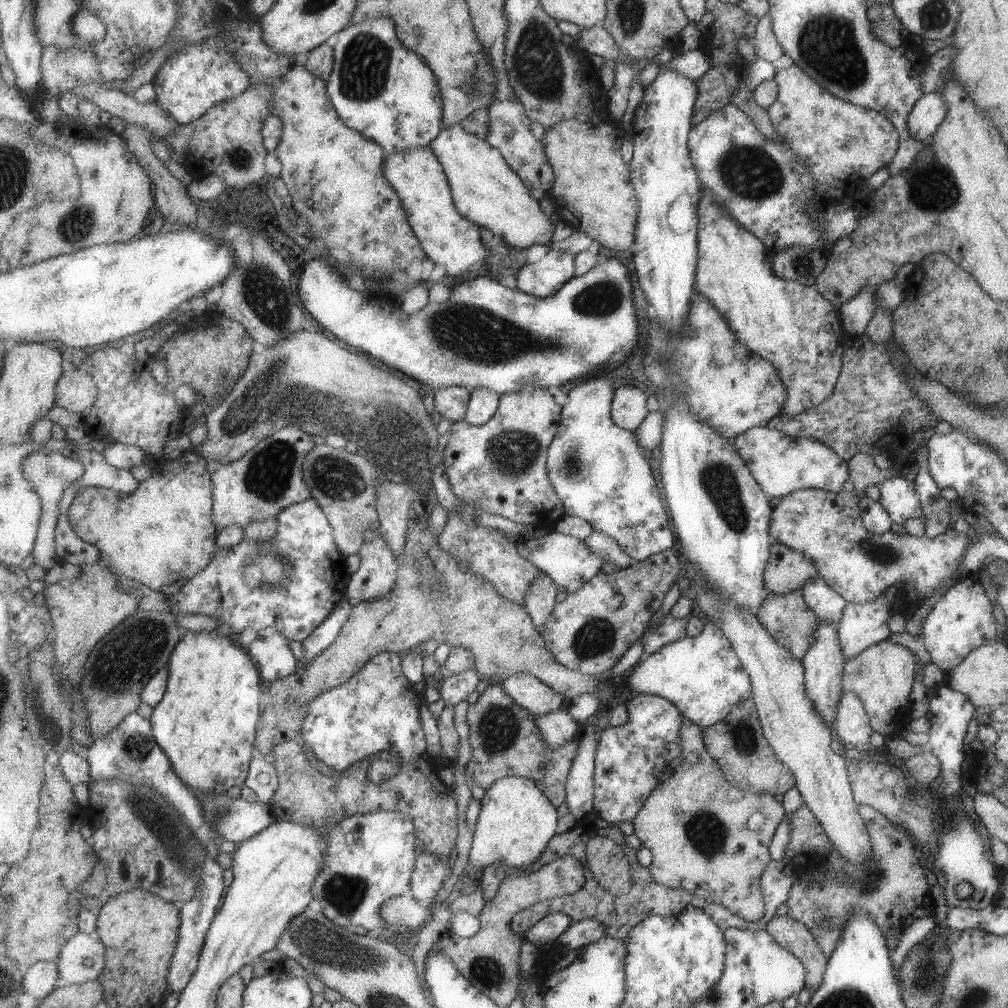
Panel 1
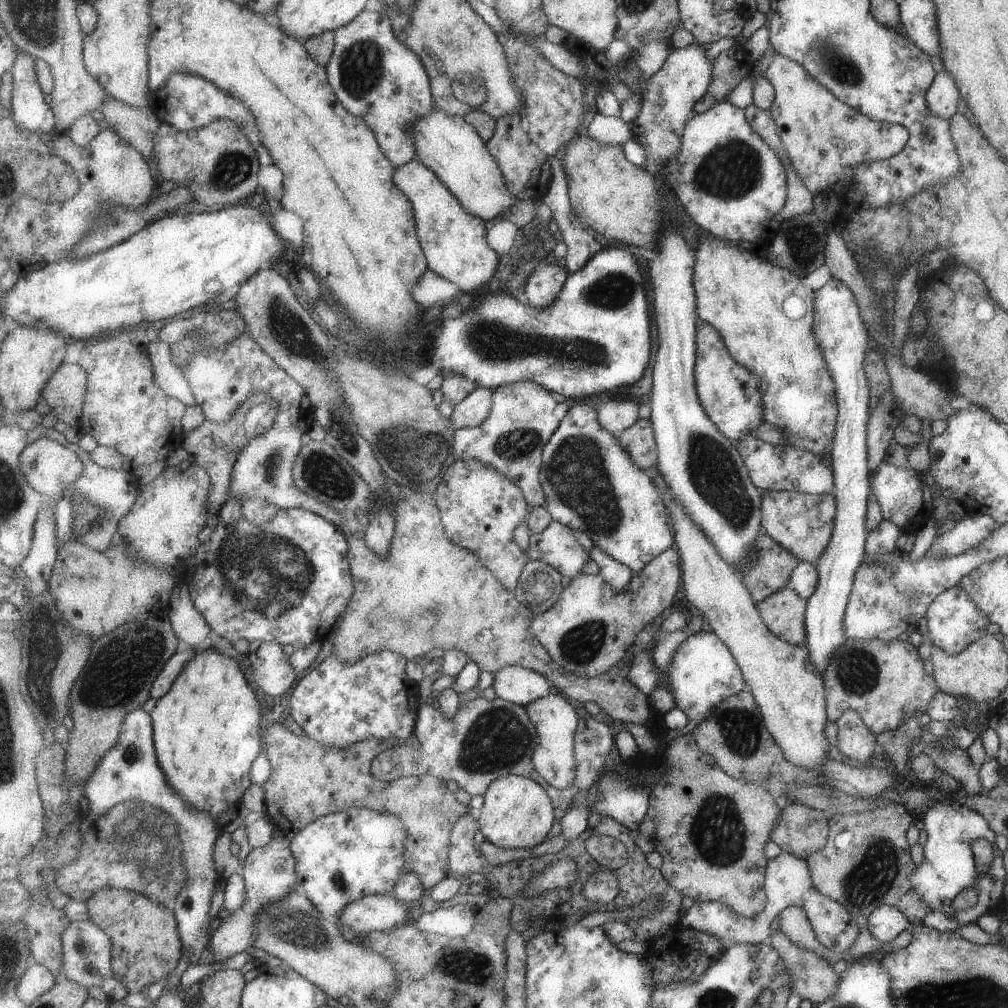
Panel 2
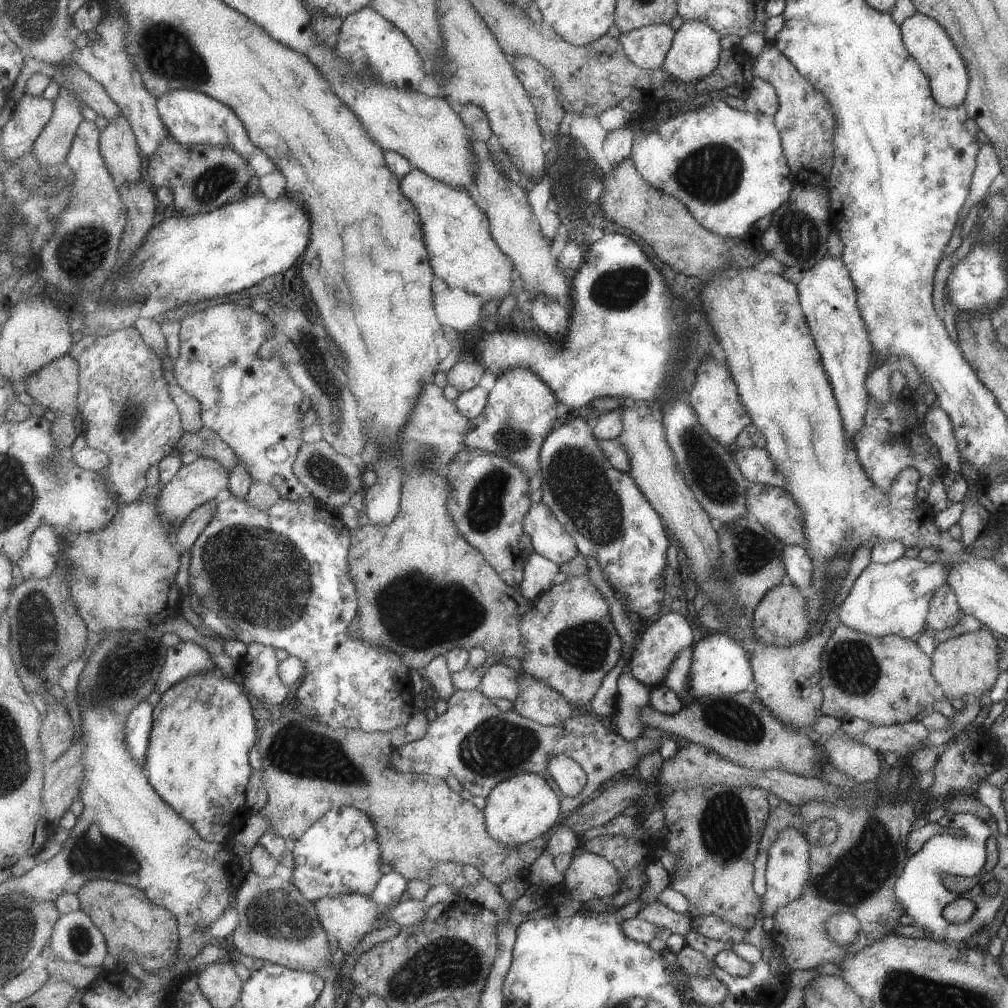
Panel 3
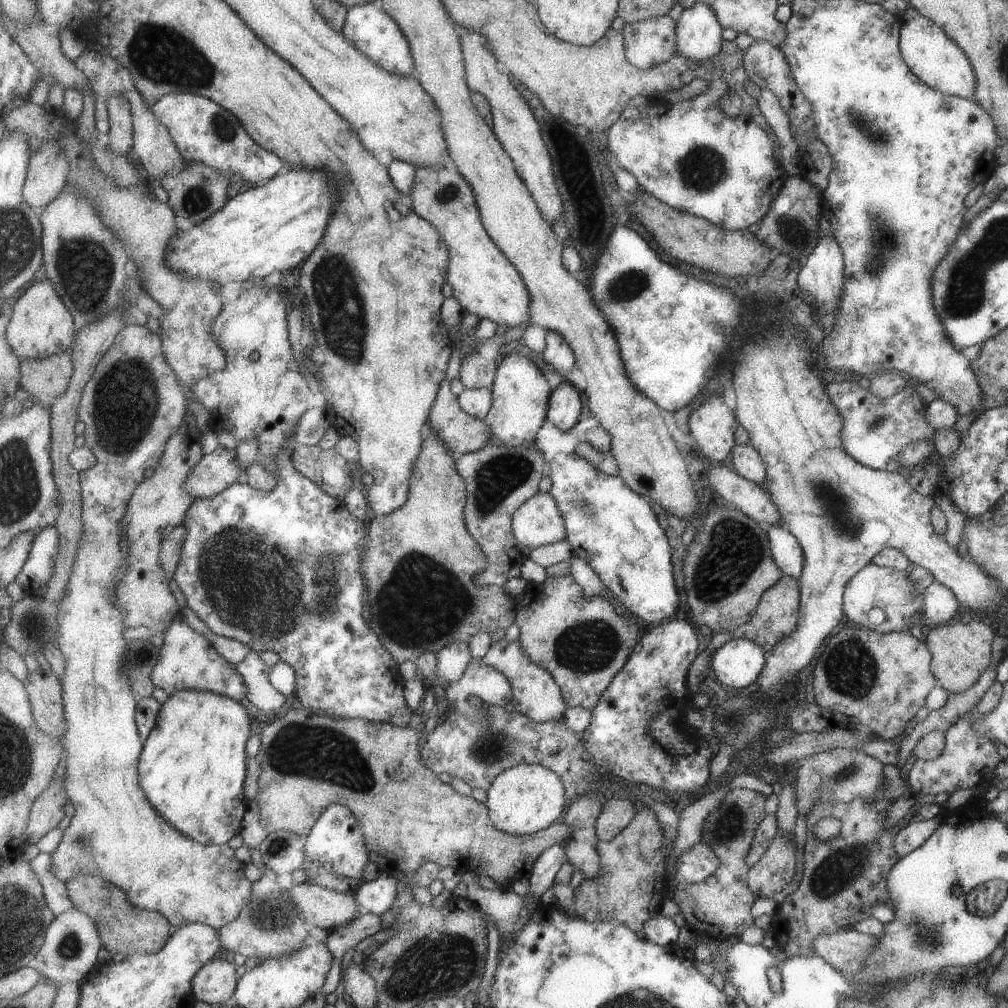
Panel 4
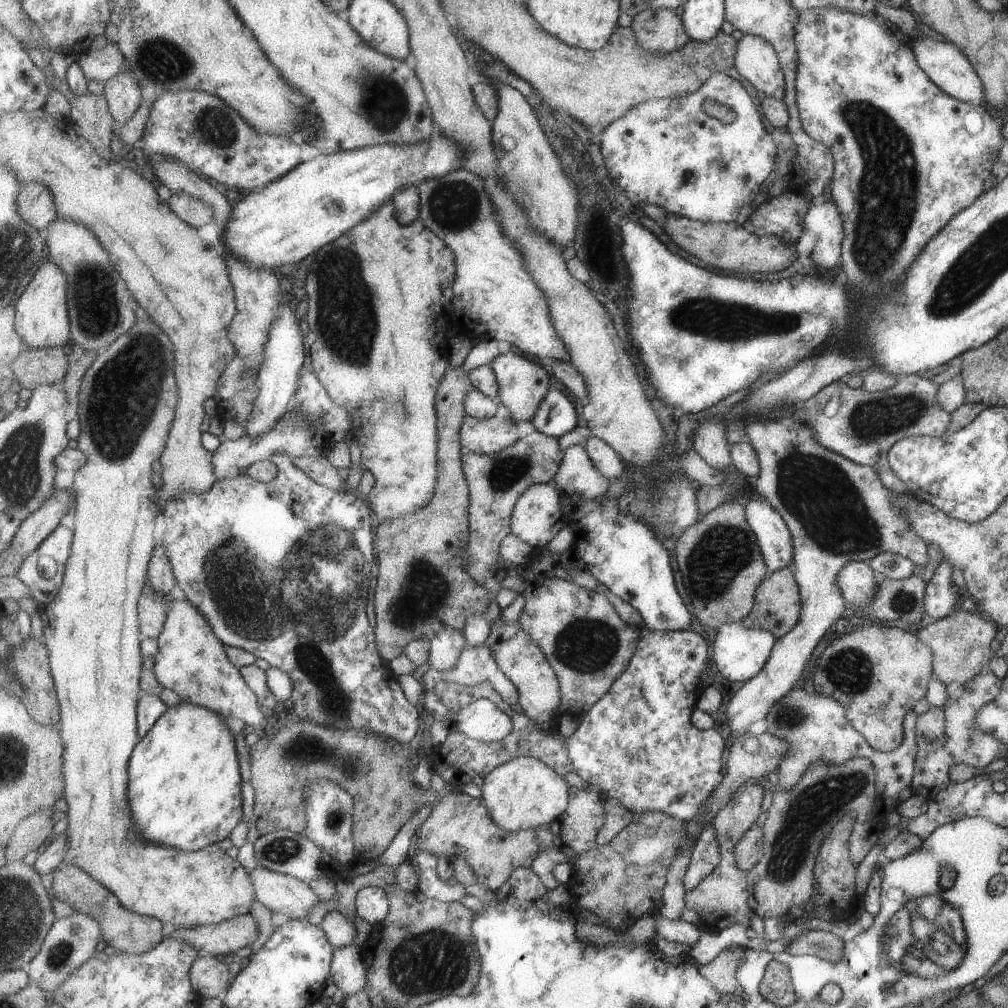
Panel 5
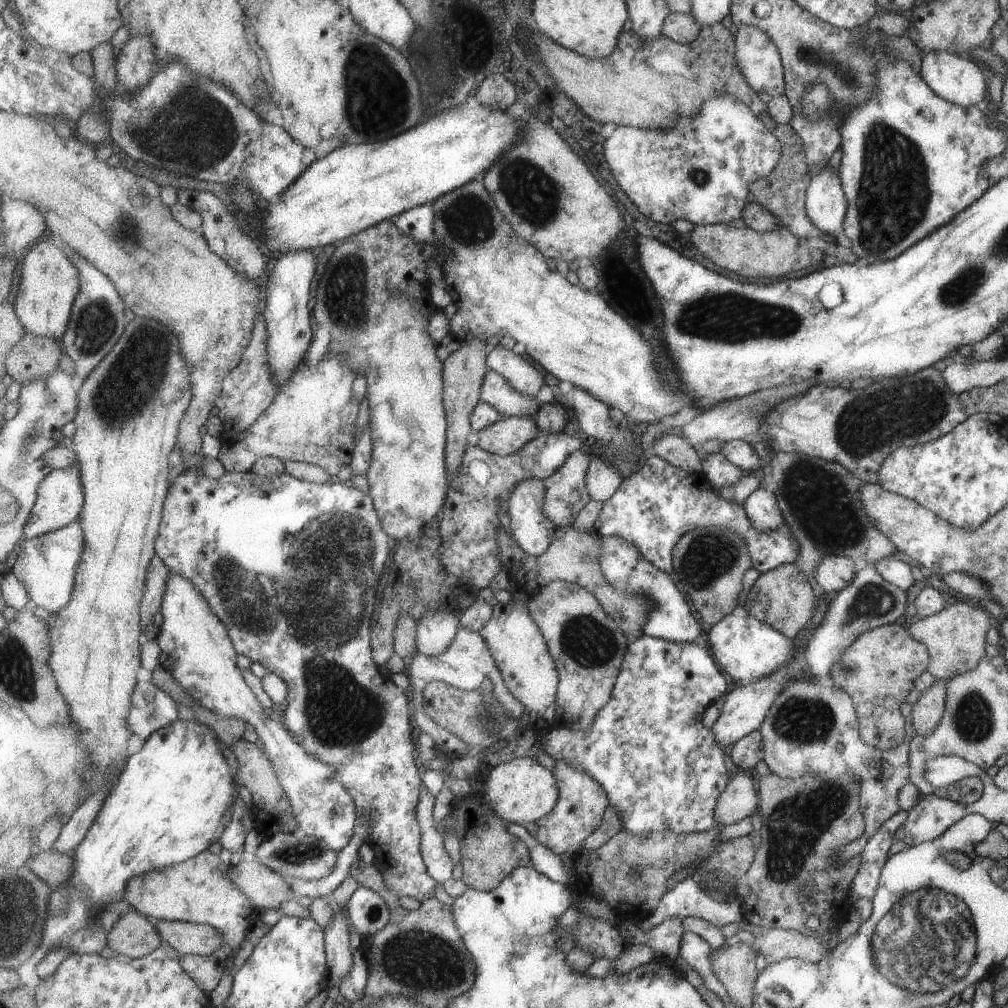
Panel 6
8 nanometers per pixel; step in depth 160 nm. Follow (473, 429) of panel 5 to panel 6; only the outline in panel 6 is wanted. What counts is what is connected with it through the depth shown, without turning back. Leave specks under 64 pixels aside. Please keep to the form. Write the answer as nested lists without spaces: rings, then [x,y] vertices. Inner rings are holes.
[[[535,416],[506,417],[480,430],[478,445],[496,455],[512,455],[533,440],[541,430]]]

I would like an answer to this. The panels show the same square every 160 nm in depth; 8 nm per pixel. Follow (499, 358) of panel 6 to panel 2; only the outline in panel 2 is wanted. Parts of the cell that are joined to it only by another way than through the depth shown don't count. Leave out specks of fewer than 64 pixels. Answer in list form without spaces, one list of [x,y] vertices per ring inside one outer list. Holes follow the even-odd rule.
[[[519,380],[495,389],[489,418],[479,426],[457,429],[455,432],[457,459],[481,460],[487,466],[497,468],[523,490],[530,509],[537,506],[545,508],[547,494],[540,480],[542,455],[561,424],[553,414],[555,406],[565,400],[565,396],[531,380]]]

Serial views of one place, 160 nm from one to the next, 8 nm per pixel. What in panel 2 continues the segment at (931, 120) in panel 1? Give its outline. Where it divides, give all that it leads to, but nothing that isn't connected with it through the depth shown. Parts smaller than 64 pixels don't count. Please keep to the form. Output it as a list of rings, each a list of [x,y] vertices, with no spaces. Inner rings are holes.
[[[941,70],[934,75],[934,81],[926,93],[927,110],[939,118],[951,119],[957,111],[959,101],[958,85],[951,72]]]

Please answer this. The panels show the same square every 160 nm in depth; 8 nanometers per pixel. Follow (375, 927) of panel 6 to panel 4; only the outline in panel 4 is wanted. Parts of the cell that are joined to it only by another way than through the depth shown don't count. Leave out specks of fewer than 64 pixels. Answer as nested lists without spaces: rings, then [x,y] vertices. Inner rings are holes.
[[[382,873],[377,878],[372,877],[365,883],[356,899],[363,912],[385,914],[389,908],[396,905],[399,893],[399,877],[391,873]]]

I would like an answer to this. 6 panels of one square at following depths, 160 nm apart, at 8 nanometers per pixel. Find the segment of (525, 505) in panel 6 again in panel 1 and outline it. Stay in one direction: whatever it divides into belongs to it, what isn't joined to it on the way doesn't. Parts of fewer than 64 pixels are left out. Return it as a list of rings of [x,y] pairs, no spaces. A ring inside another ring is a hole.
[[[549,529],[541,536],[533,536],[529,540],[522,540],[518,546],[521,556],[535,564],[542,572],[549,574],[553,582],[559,586],[559,591],[568,594],[583,588],[591,578],[600,574],[603,568],[603,558],[592,552],[583,540],[562,534],[556,529]]]

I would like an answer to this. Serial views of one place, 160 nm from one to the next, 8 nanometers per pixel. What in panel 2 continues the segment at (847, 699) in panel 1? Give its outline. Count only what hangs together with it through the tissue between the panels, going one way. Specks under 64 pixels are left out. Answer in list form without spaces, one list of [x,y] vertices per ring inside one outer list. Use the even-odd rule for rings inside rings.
[[[855,710],[843,712],[835,721],[837,725],[837,750],[849,759],[868,765],[875,746],[874,731],[865,728]]]

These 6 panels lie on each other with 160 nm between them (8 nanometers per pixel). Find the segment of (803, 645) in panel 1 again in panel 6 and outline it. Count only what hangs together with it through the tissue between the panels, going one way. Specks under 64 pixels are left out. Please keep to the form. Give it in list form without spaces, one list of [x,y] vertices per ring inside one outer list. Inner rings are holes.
[[[795,563],[780,564],[759,576],[749,590],[743,608],[756,619],[793,640],[811,618],[811,610],[816,608],[815,596],[807,579]]]

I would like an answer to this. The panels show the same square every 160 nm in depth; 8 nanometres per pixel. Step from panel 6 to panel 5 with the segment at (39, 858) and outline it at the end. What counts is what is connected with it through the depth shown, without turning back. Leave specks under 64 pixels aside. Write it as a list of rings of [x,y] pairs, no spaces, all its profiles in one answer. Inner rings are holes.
[[[73,865],[60,867],[49,880],[49,885],[53,897],[69,903],[77,912],[88,913],[97,919],[106,944],[121,953],[136,955],[146,953],[161,944],[168,935],[168,927],[162,920],[130,911],[116,894],[82,868]]]

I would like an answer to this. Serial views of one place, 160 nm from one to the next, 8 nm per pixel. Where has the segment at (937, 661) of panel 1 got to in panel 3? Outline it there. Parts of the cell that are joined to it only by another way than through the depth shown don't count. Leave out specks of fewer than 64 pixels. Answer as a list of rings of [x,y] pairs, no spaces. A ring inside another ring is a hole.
[[[944,584],[931,596],[926,615],[926,630],[934,633],[945,628],[953,628],[962,615],[954,590]]]

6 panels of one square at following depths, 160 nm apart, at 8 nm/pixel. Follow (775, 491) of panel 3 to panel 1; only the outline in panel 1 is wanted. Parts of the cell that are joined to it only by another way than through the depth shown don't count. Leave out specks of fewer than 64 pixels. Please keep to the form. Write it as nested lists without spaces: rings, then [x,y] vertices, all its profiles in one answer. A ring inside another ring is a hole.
[[[801,489],[783,497],[769,498],[770,504],[770,539],[774,543],[786,545],[787,548],[804,554],[817,568],[818,577],[831,585],[833,592],[839,594],[846,602],[869,602],[877,598],[883,590],[894,584],[901,584],[902,591],[915,592],[917,598],[929,598],[937,586],[941,586],[950,576],[958,576],[961,556],[967,549],[967,538],[955,529],[949,528],[938,536],[908,536],[894,534],[890,530],[883,534],[871,534],[863,528],[861,513],[857,506],[860,496],[854,495],[849,489],[833,492],[823,490]]]

